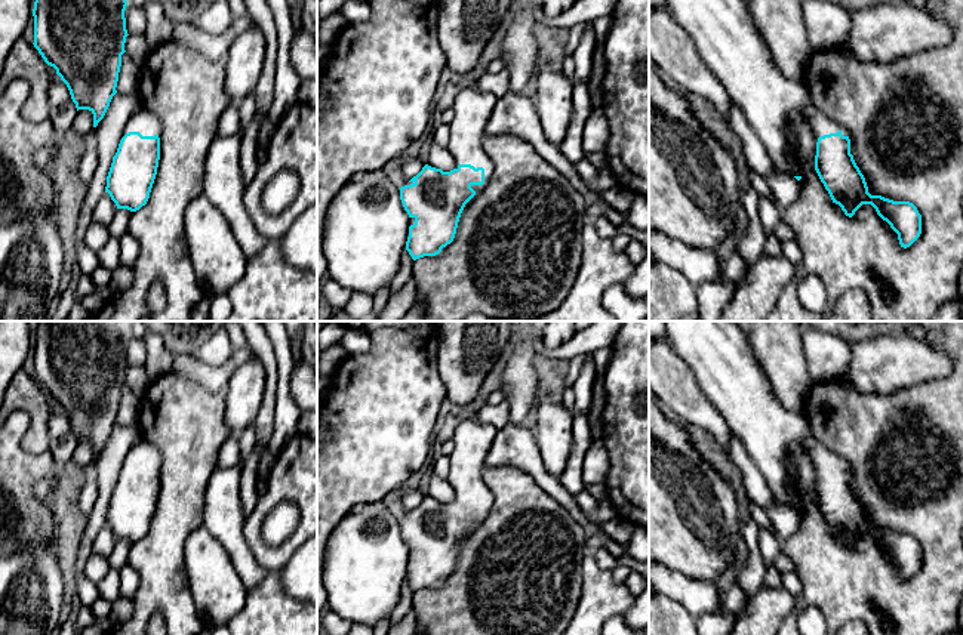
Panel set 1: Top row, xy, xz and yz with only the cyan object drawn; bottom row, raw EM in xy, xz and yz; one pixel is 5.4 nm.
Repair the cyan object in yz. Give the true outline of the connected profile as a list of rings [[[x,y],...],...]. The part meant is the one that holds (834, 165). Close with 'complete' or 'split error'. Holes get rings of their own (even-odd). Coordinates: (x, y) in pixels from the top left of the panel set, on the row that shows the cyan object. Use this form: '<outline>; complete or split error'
[[[664,0],[664,6],[689,33],[698,55],[722,83],[730,101],[742,110],[776,169],[788,172],[797,181],[802,179],[797,127],[802,121],[807,121],[816,144],[815,170],[833,203],[839,204],[849,218],[862,204],[871,204],[898,234],[904,249],[920,237],[922,215],[917,207],[910,201],[893,201],[868,192],[865,178],[850,154],[847,130],[812,105],[804,81],[788,80],[778,71],[744,0]]]; split error

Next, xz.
[[[477,87],[461,89],[452,105],[455,118],[447,126],[449,139],[446,145],[455,160],[455,169],[443,172],[441,169],[425,164],[422,170],[409,181],[409,185],[400,188],[403,207],[409,218],[415,219],[415,224],[409,226],[406,241],[406,250],[413,261],[424,256],[436,256],[443,247],[453,241],[465,204],[490,181],[495,164],[486,154],[483,141],[496,102],[498,98],[495,95],[480,92]]]; split error

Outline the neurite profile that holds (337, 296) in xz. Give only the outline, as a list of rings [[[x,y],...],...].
[[[326,278],[321,284],[320,295],[326,298],[330,306],[344,309],[353,293],[336,281]]]

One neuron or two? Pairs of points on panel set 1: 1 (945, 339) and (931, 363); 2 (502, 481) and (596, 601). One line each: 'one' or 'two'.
1: two
2: two

